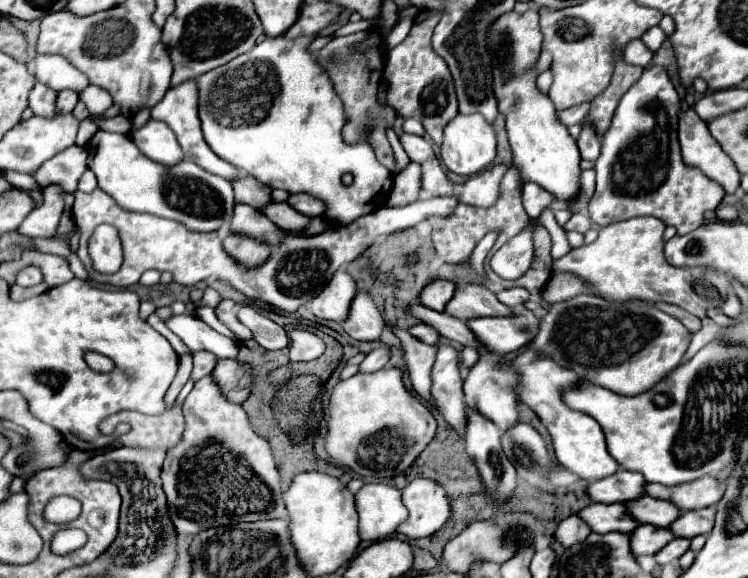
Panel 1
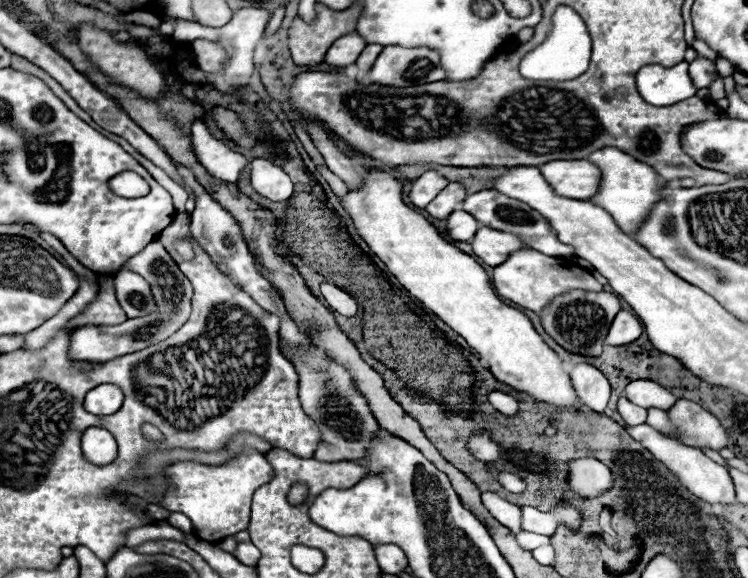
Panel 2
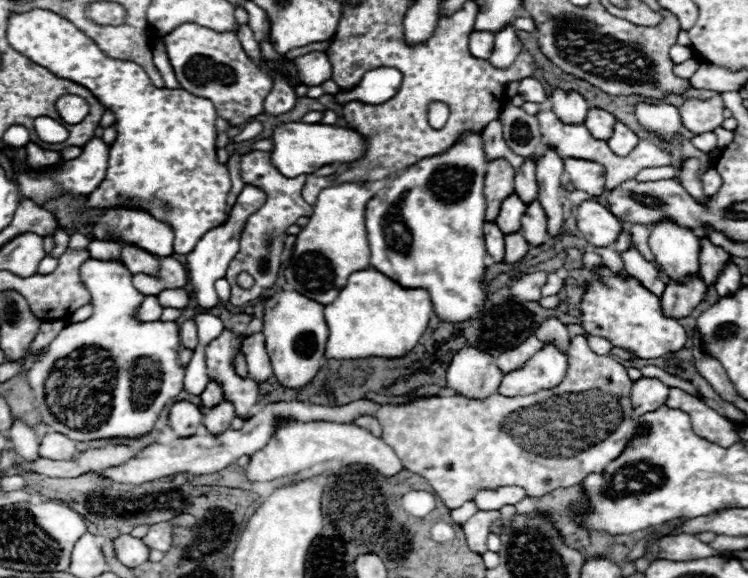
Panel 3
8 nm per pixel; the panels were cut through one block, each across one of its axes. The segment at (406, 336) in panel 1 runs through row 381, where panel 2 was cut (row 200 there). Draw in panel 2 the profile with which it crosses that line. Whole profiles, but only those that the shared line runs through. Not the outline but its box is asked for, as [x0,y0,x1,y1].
[410,170,448,208]

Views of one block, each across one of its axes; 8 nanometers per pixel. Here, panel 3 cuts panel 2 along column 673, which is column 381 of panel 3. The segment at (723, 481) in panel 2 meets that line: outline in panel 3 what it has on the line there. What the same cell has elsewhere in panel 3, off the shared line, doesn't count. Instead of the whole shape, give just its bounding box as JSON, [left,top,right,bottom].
[246,420,402,482]

